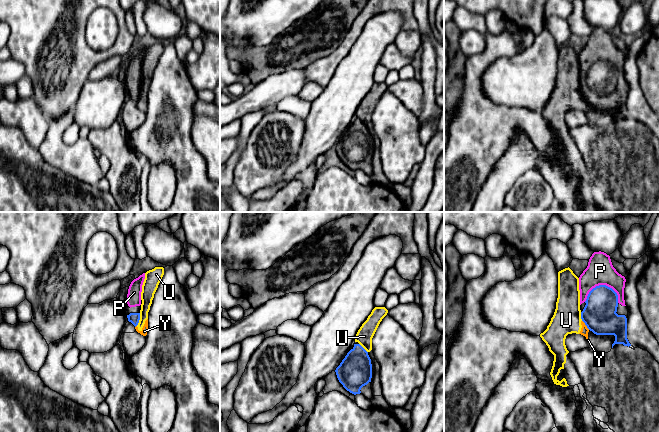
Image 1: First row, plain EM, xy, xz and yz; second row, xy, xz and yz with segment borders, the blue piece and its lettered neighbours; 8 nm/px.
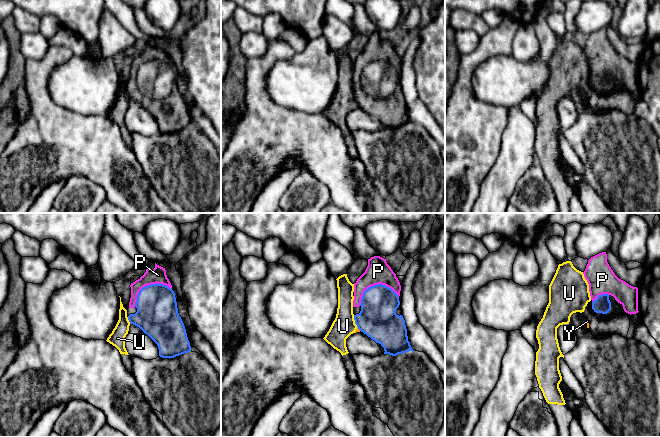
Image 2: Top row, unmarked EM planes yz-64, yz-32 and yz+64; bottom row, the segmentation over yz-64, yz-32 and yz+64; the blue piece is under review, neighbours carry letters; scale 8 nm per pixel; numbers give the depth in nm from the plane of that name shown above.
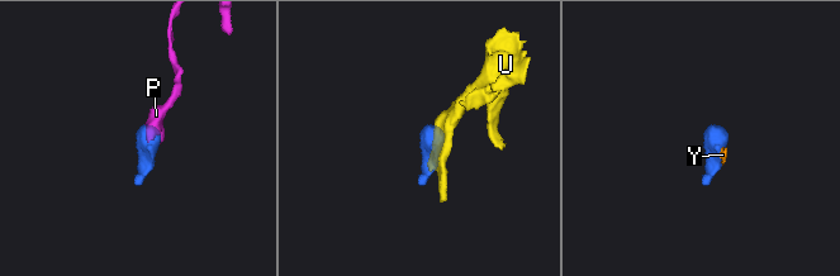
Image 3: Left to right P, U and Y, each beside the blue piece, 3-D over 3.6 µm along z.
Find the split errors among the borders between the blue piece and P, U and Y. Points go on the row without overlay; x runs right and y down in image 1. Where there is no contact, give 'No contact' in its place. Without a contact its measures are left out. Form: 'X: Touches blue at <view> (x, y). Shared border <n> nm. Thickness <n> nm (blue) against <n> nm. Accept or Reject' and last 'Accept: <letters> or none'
P: Touches blue at yz (599, 61). Shared border 280 nm. Thickness 280 nm (blue) against 220 nm. Accept
U: Touches blue at xy (139, 95). Shared border 110 nm. Thickness 90 nm (blue) against 110 nm. Reject
Y: Touches blue at yz (585, 100). Shared border 100 nm. Thickness 280 nm (blue) against 70 nm. Reject
Accept: P

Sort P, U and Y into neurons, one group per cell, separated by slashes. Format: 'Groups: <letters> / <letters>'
Groups: P / U Y

